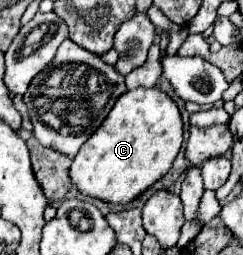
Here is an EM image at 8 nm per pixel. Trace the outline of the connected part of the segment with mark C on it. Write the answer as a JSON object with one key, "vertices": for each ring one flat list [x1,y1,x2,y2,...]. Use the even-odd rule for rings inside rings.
{"vertices":[[139,86,119,96,105,122,79,148,71,164,71,180,83,194,129,204,167,174,181,144,183,118,177,104,161,88]]}

